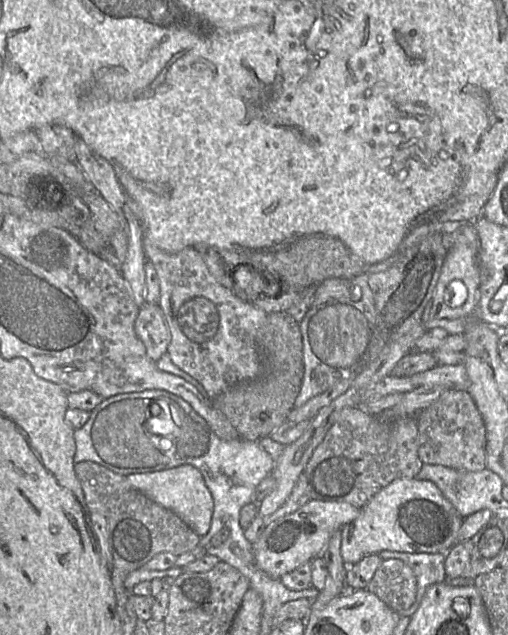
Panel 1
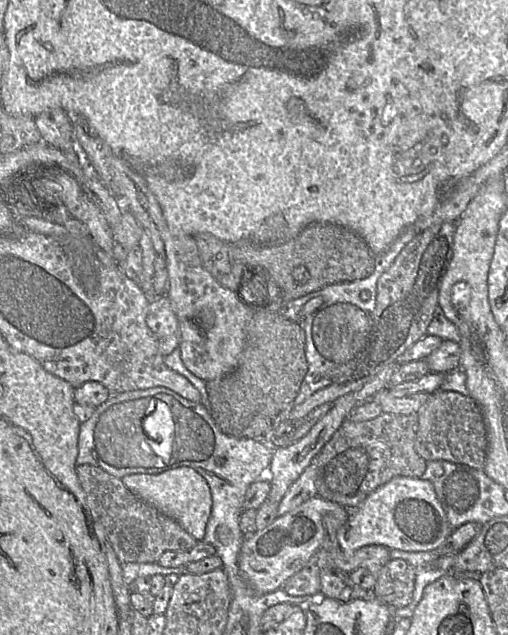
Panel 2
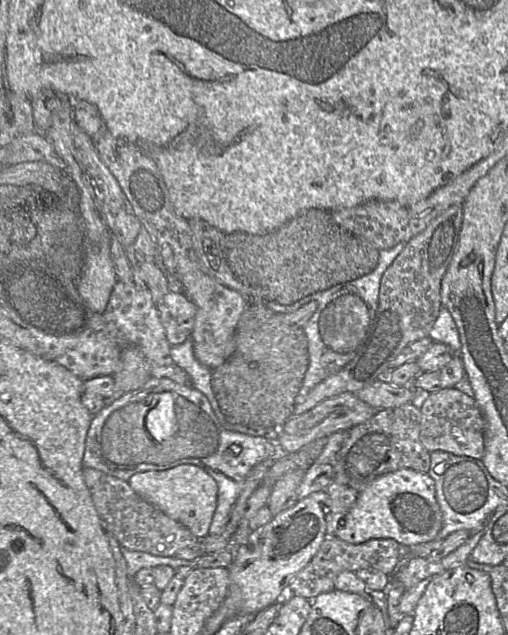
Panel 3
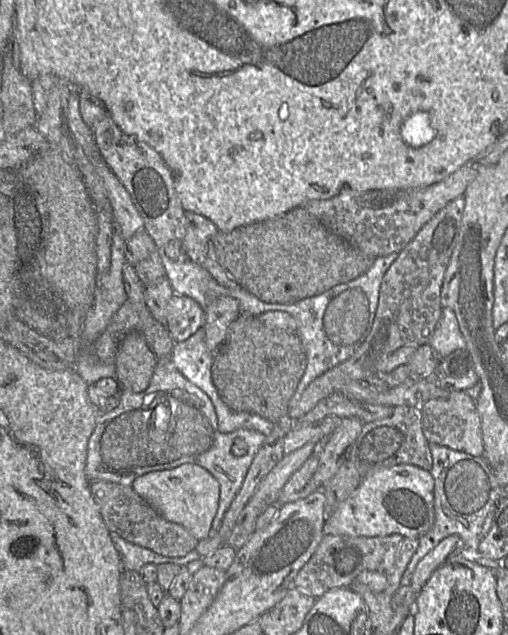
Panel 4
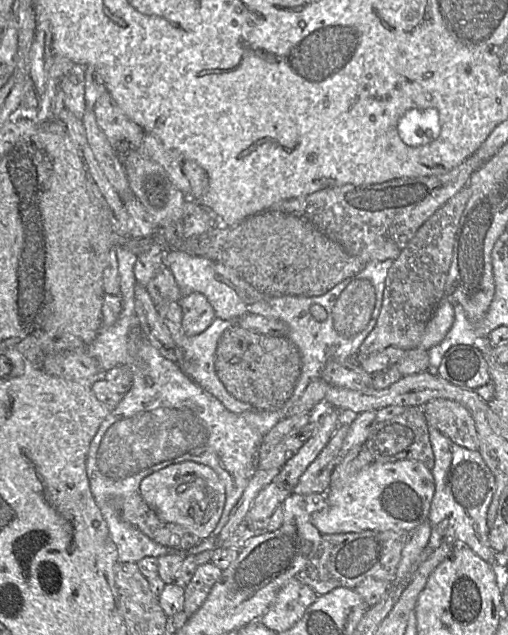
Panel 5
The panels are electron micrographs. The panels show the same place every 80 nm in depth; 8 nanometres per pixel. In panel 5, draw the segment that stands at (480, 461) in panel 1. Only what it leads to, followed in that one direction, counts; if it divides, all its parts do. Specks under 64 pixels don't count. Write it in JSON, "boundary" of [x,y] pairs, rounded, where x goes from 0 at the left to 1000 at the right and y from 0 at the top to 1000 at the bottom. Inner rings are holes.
{"boundary":[[[860,627],[831,643],[843,672],[858,674],[904,702],[943,710],[935,665],[913,639],[886,628]]]}

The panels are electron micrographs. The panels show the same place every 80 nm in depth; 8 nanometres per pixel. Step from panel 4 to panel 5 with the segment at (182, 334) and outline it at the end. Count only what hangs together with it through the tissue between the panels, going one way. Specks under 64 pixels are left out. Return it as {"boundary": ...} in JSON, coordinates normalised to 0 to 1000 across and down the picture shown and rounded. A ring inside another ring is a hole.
{"boundary":[[[360,463],[350,474],[358,487],[358,517],[368,531],[402,521],[423,502],[423,491],[404,465]]]}

